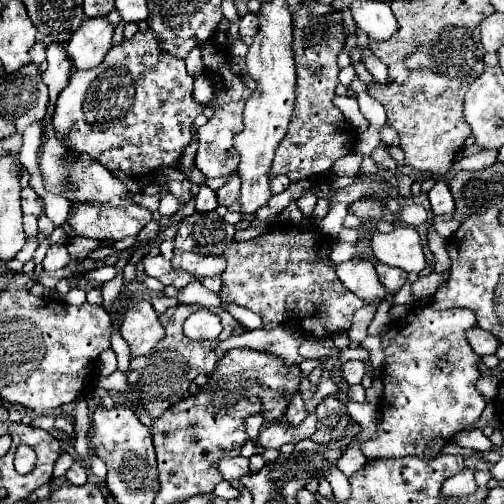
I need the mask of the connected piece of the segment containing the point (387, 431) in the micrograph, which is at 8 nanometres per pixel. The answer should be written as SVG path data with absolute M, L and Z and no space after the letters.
M415 307L403 319L393 321L383 333L385 369L381 419L377 437L361 443L367 459L379 457L423 457L433 459L463 429L477 423L485 409L485 399L475 389L481 357L471 351L465 331L475 325L469 309L435 311Z

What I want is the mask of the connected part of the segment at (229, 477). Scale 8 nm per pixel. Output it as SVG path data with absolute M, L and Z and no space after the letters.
M225 455L225 459L221 459L219 471L225 481L229 481L229 483L237 481L237 485L241 485L241 477L251 475L247 459L245 457L231 457L231 455Z

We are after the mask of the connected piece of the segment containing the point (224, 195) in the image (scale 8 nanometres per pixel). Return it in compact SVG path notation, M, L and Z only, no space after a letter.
M233 173L231 181L217 191L217 201L219 201L219 205L229 207L231 203L235 203L239 199L239 195L241 195L241 181L239 181L237 173Z

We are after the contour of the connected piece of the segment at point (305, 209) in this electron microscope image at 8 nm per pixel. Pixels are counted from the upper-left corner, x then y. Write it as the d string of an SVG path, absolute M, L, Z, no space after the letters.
M311 191L303 193L303 195L297 199L297 205L299 205L299 209L301 209L301 213L303 213L305 217L311 217L315 203L317 203L317 197L315 197Z

